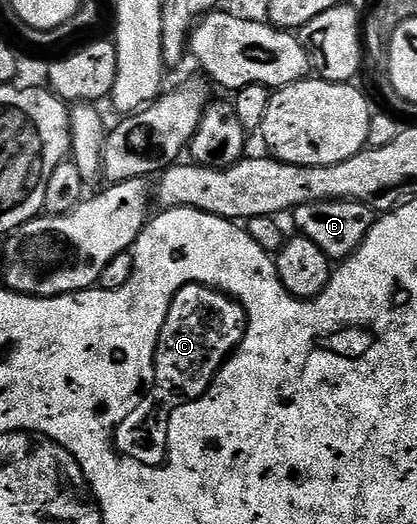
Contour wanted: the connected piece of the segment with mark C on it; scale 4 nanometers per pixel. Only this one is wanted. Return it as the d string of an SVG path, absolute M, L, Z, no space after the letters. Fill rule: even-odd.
M188 284L171 300L170 308L159 331L153 360L153 378L149 388L139 403L129 409L122 417L113 436L113 447L121 456L151 468L160 467L167 459L168 415L167 410L199 400L207 395L211 382L220 371L224 361L239 347L247 328L244 308L235 299L219 289L208 288L202 284Z

